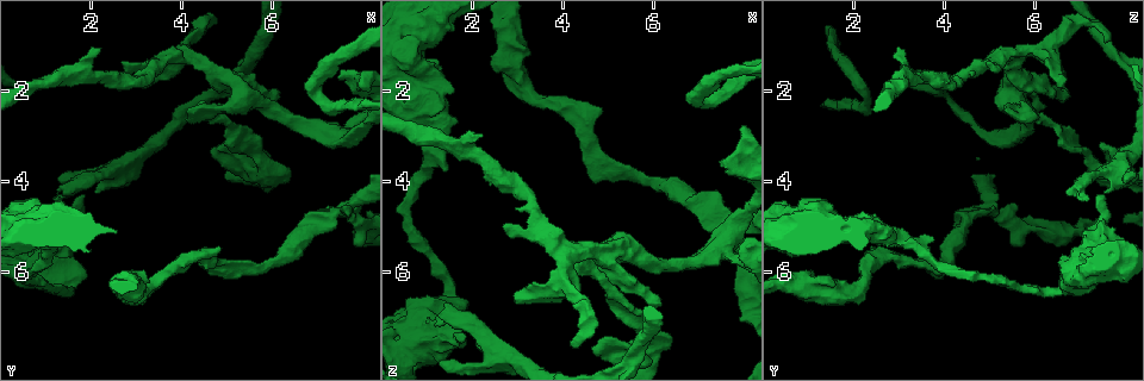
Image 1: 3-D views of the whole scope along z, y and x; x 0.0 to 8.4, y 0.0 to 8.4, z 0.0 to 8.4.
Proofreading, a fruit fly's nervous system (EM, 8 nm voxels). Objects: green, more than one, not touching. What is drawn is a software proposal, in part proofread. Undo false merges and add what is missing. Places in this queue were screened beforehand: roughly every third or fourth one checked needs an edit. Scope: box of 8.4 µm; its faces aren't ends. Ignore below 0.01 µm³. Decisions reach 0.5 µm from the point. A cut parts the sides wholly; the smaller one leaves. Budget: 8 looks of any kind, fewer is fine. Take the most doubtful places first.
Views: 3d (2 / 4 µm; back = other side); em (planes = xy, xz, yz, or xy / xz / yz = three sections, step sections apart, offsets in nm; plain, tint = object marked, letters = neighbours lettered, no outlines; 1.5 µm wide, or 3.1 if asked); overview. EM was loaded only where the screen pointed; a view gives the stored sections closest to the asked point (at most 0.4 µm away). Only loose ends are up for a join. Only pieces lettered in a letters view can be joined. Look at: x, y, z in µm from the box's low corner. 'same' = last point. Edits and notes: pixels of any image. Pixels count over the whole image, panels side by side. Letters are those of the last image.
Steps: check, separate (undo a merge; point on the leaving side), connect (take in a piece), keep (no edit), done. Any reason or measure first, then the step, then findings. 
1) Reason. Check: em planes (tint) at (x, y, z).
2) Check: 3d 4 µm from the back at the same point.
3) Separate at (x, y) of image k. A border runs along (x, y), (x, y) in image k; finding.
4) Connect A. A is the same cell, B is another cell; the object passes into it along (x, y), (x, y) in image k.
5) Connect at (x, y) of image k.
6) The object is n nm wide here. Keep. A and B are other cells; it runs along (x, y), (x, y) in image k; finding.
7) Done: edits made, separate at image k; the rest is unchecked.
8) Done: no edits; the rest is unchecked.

Thin neck. Check: 3d 2 µm at (7.70, 4.65, 5.05).

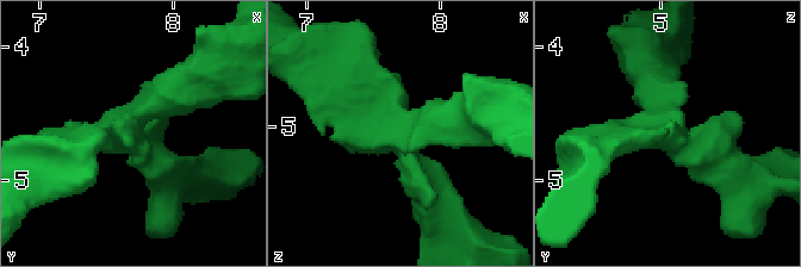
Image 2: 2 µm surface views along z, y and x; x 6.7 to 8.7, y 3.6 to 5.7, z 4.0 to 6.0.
3 arms meet here; the arms are 240, 280, 340 nm wide. Check: em xy step 4 (tint) at (7.66, 4.64, 5.08).

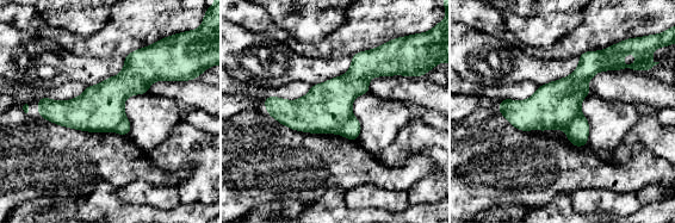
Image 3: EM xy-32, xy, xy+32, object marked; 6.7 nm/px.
Another direction. Check: em planes (letters) at the same point.

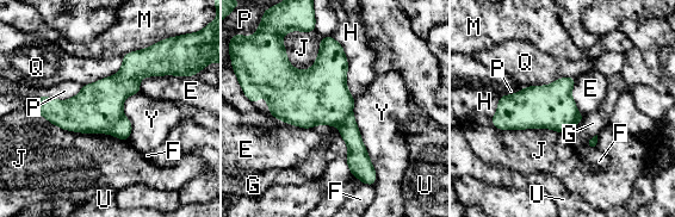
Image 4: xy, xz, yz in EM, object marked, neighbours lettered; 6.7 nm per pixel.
The longest contact is with J, 600 nm. Separate at (123, 128) of image 4. E, F, G, H, J, M, P, Q, U and Y are other cells; a second neuron is stuck on.

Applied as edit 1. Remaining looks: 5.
Sudden change in width. Check: 3d 2 µm at (7.35, 2.95, 5.50).

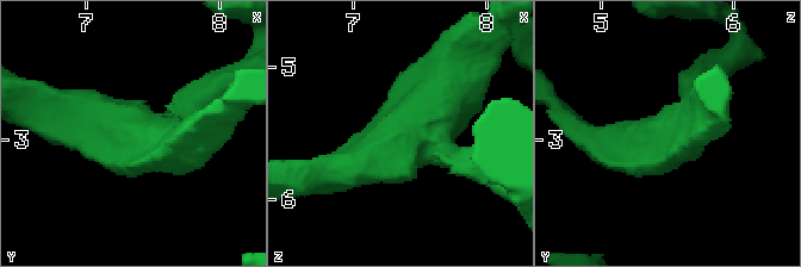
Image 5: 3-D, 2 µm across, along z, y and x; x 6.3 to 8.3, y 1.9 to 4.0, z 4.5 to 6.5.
3 arms meet here; the arms are 200, 240, 260 nm wide; need the tissue. Check: em planes (letters) at (7.36, 3.00, 5.50).

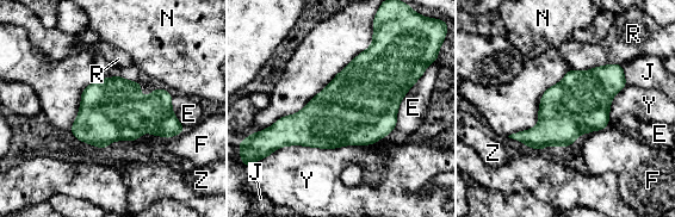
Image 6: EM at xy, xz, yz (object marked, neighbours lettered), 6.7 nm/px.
The longest contact is with Y, 700 nm. Keep. E, F, J, N, R, Y and Z are other cells; a border runs along (185, 129), (166, 138) in image 6; continuous, no second neuron.

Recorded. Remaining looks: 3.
Free end. Check: em planes (letters) at (7.45, 1.75, 3.65).

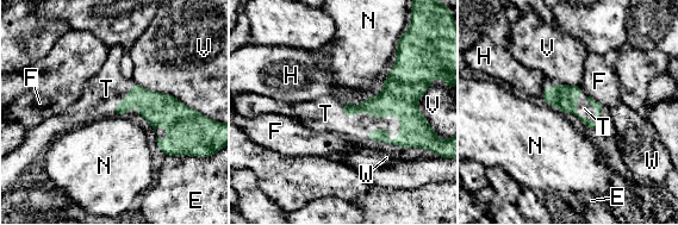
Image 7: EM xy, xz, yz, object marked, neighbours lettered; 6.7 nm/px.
The longest contact is with T, 460 nm. Connect T. T is the same cell, E, F, H, N, V and W are other cells; the neuron continues.

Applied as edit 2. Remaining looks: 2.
Done: edits made, separate at image 4, connect at image 7; the rest is unchecked.

